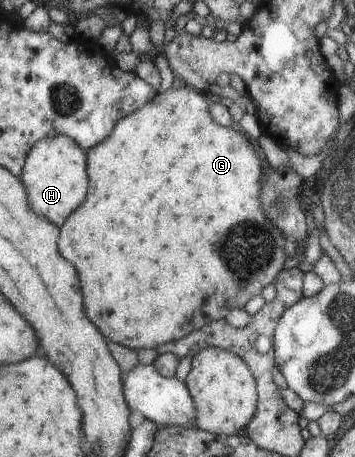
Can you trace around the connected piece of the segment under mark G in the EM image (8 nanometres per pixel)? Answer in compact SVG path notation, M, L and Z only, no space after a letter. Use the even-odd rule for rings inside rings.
M183 85L178 88L167 88L162 93L156 93L152 100L149 100L147 104L143 104L140 108L135 109L127 116L117 120L115 127L109 132L108 136L105 136L103 141L94 145L92 148L86 150L87 153L87 173L89 173L89 197L85 197L85 205L81 205L81 209L77 209L77 213L73 213L73 217L68 217L61 226L61 241L57 241L57 249L61 249L61 255L67 259L67 261L73 261L73 265L77 265L77 275L81 277L81 285L85 285L85 313L89 313L89 321L93 321L93 325L97 325L97 329L101 329L101 333L105 333L105 337L109 337L109 341L117 343L123 346L126 351L133 352L139 347L145 349L157 349L161 344L165 342L172 342L179 340L188 333L196 331L196 329L203 328L204 325L212 323L215 319L225 319L225 315L231 311L231 309L237 309L242 307L255 295L259 294L259 291L266 285L269 285L271 281L279 275L281 265L285 261L285 255L283 255L283 241L286 241L284 234L280 232L269 221L268 215L264 212L264 208L260 202L260 191L264 187L264 183L261 183L261 159L255 155L253 147L249 145L249 141L245 139L246 135L241 135L241 132L235 131L235 126L220 126L217 125L212 119L209 119L209 113L207 113L207 101L205 97L201 95L199 90L195 91L195 88L191 86ZM209 303L209 319L203 321L201 317L205 317L205 311L203 311L203 305Z

